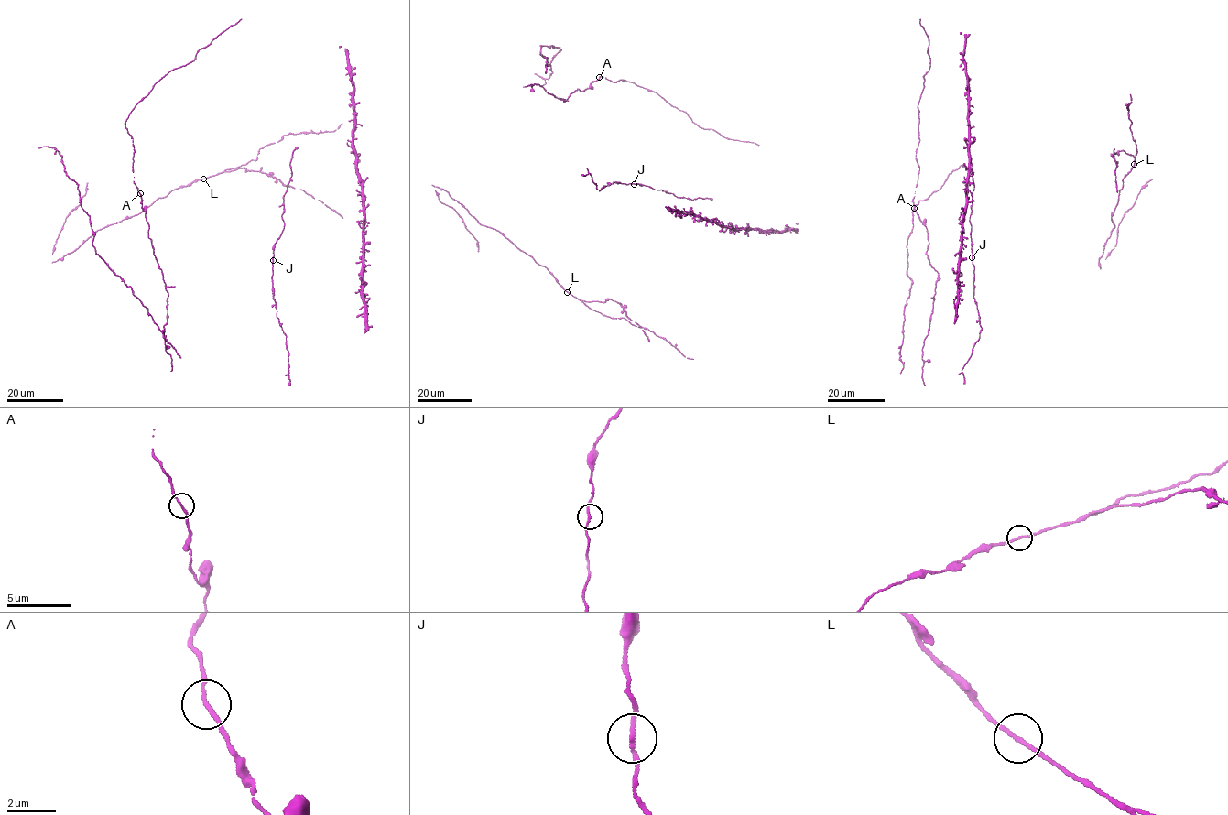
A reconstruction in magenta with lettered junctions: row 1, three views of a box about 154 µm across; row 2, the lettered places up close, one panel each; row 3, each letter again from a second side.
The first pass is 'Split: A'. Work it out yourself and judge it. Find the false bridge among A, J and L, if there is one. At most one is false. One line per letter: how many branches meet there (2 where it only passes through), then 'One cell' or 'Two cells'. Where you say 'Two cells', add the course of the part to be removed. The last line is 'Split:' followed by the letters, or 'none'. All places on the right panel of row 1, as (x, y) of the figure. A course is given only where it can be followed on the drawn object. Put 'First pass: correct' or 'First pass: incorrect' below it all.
A: Branches: 2. One cell
J: Branches: 2. One cell
L: Branches: 2. One cell
Split: none
First pass: incorrect

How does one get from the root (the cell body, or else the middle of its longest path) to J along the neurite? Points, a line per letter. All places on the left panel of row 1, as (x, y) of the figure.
J: (281, 235), (274, 244), (273, 260)

